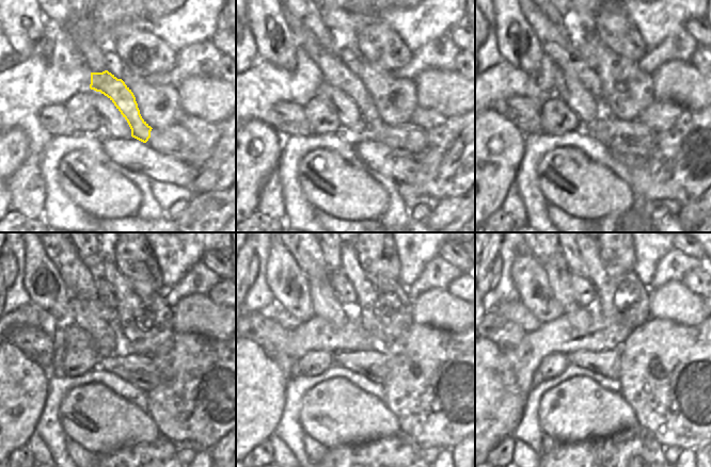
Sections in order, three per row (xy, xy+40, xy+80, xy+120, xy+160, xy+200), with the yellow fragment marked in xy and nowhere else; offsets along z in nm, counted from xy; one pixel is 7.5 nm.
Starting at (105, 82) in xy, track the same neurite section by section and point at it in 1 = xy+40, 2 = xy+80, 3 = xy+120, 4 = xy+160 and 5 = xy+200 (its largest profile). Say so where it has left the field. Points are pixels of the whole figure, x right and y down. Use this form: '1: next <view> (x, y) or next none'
1: next xy+40 (334, 71)
2: next xy+80 (556, 44)
3: next xy+120 (75, 273)
4: next xy+160 (307, 254)
5: next xy+200 (541, 254)

